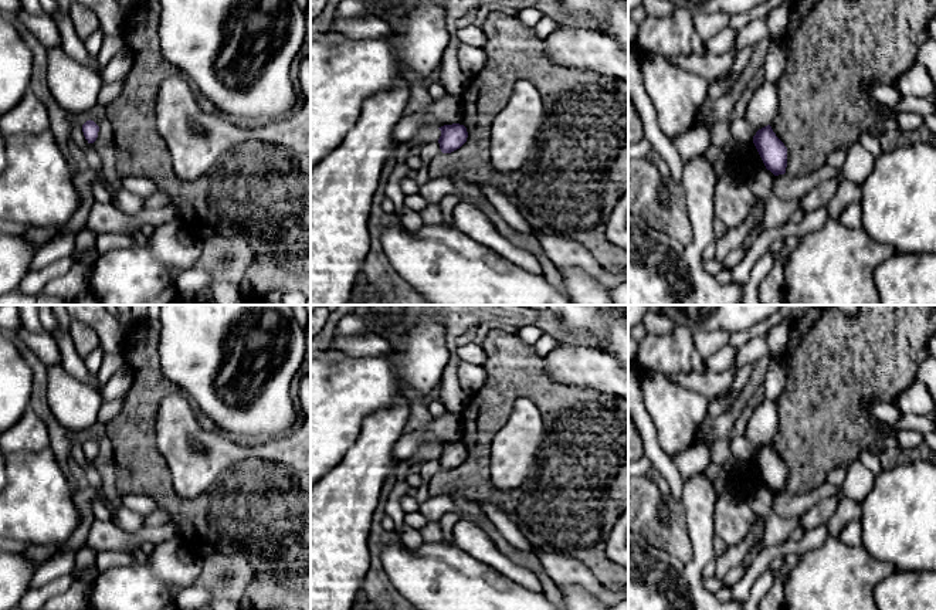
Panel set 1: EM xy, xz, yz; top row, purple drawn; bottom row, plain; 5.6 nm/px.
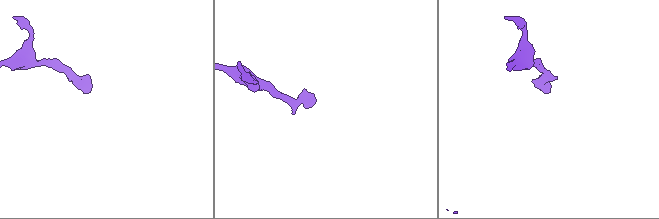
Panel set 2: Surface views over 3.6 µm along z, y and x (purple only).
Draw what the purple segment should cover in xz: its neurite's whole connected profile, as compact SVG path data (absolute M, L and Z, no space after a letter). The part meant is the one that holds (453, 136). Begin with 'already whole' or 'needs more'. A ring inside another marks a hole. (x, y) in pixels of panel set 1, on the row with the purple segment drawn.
already whole | M452 123L444 125L438 129L441 131L438 143L442 153L451 153L467 142L468 132L464 125Z

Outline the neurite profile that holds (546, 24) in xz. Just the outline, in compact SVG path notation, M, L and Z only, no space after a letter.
M543 14L533 28L539 38L546 40L557 27L559 23L553 17Z

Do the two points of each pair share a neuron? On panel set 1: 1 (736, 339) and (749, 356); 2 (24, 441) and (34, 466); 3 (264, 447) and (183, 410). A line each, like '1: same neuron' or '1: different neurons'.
1: different neurons
2: different neurons
3: same neuron

